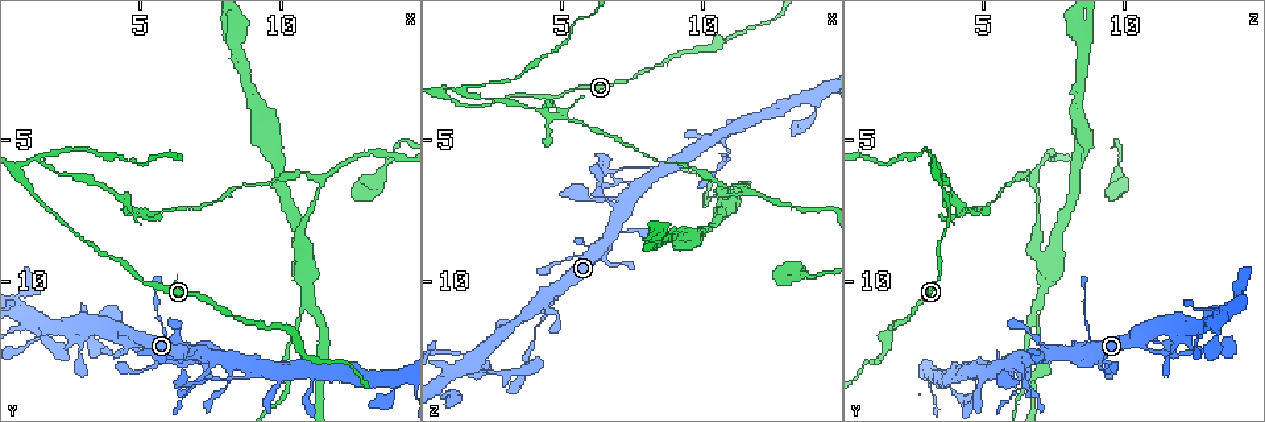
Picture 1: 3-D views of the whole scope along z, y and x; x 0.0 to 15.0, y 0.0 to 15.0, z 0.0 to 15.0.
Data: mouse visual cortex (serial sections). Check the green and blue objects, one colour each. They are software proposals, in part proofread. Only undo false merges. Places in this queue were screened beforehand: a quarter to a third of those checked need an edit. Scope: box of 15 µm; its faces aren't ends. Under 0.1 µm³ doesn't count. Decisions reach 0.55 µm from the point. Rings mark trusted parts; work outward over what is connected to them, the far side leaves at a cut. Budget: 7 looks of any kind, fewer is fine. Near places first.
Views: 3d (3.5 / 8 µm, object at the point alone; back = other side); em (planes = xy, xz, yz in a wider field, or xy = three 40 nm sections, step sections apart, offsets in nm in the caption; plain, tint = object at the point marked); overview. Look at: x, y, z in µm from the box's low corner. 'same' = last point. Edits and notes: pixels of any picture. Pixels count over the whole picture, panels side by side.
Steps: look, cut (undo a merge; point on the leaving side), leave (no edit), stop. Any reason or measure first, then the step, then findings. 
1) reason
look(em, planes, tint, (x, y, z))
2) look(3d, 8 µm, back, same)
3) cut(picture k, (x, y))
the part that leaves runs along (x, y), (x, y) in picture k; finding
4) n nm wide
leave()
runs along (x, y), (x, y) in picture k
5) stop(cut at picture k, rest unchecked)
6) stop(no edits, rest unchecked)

calibre changes
look(3d, 3.5 µm, back, (4.5, 12.6, 11.0))

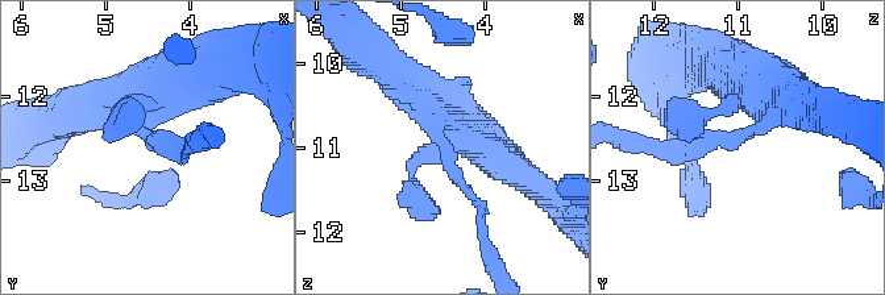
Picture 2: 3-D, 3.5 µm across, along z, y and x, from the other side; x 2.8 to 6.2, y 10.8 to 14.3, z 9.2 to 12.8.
arms of 100, 350 nm
look(em, xy, step 1, tint, (4.40, 12.50, 11.00))

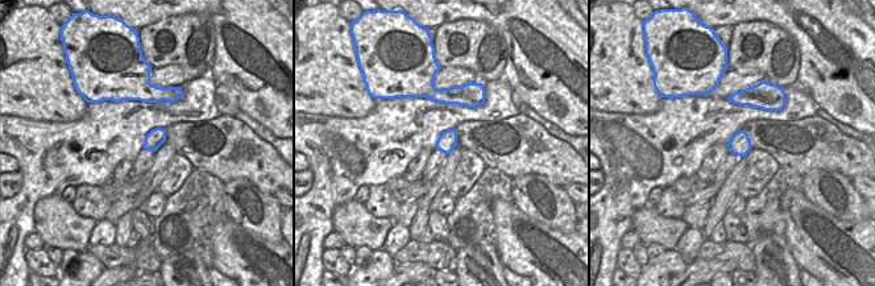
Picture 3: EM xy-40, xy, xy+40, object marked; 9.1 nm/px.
leave()
one cell here

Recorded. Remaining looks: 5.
four-way junction
look(3d, 3.5 µm, (1.7, 11.7, 12.8))

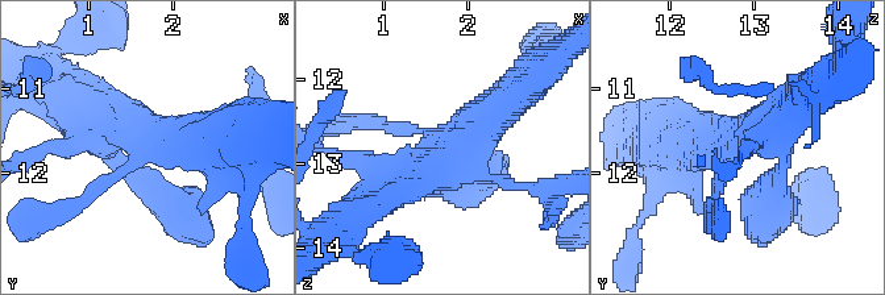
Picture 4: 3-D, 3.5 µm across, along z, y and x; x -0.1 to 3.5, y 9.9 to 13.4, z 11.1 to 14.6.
look(em, xy, step 3, tint, (1.75, 11.75, 12.70))

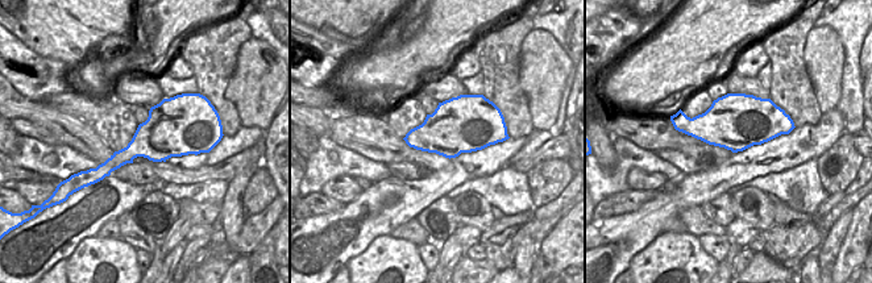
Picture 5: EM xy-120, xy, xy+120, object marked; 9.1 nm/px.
500 nm wide
leave()
runs along (216, 146), (167, 134), (87, 195) in picture 4; all the same cell

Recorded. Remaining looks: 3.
thick turns thin
look(3d, 3.5 µm, (6.7, 13.7, 6.3))

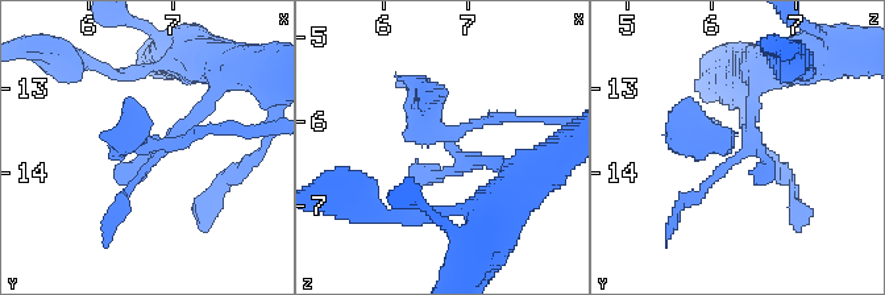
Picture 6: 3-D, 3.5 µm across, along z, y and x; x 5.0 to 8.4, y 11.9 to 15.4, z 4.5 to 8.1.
now the EM
look(em, xy, step 1, tint, (6.75, 13.80, 6.25))

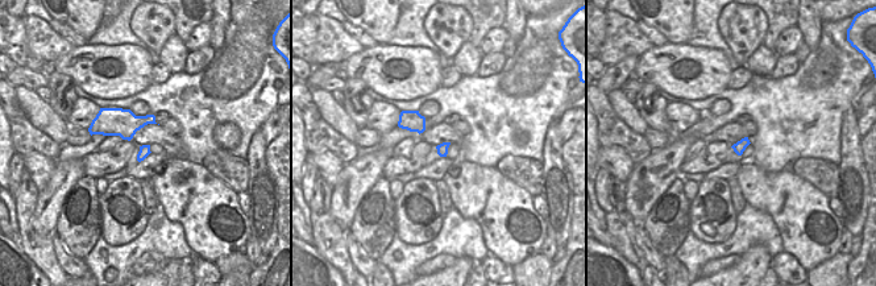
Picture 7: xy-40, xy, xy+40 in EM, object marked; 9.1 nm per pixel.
leave()
runs along (498, 163), (449, 148), (406, 79) in picture 6; one cell here

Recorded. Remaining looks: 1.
stop(no edits, rest unchecked)

